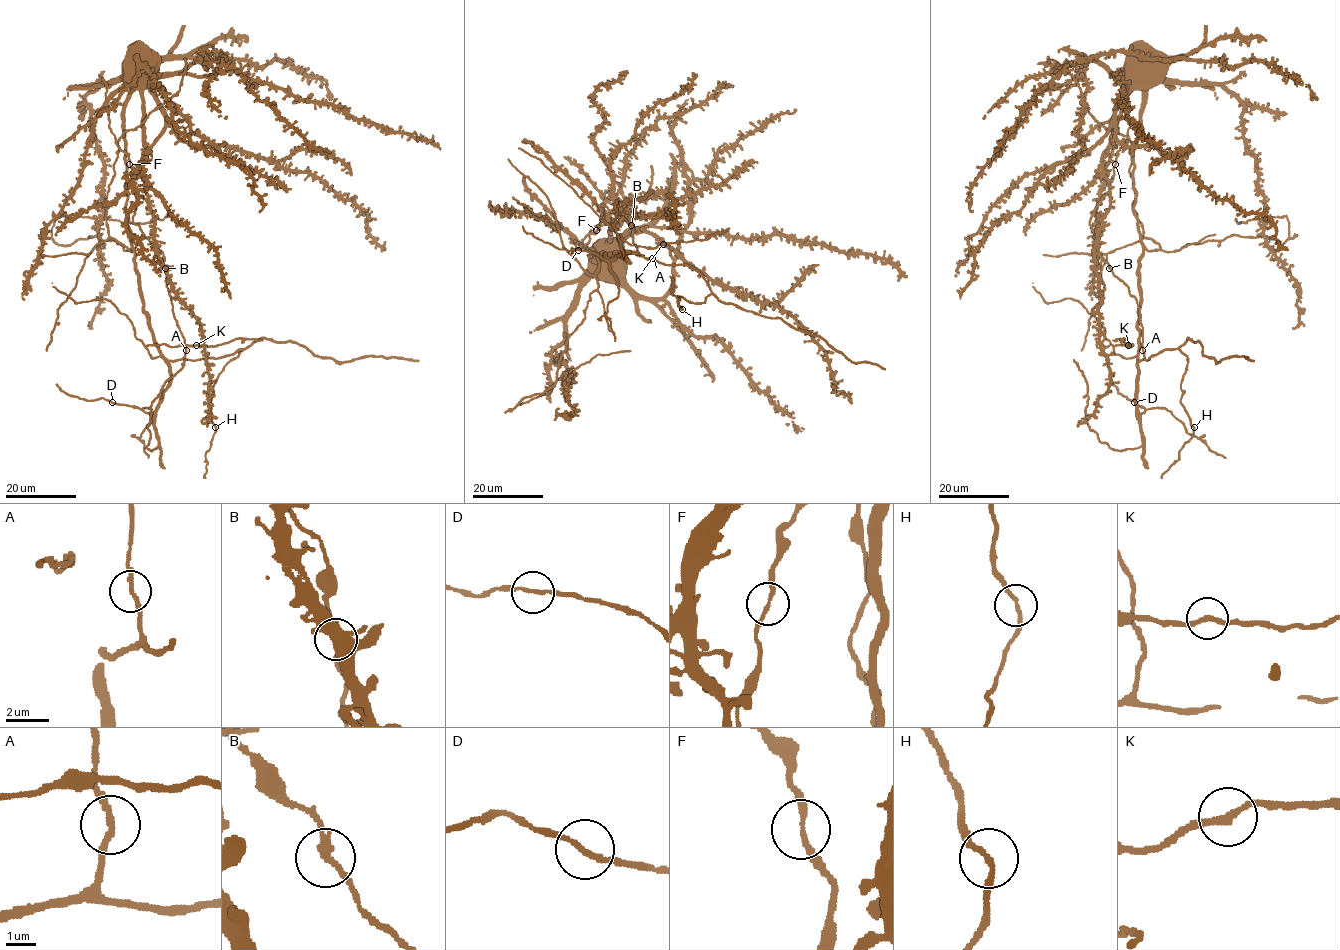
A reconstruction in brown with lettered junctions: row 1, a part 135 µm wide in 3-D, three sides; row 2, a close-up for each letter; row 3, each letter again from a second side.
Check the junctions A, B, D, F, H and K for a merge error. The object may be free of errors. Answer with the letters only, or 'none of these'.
none of these

